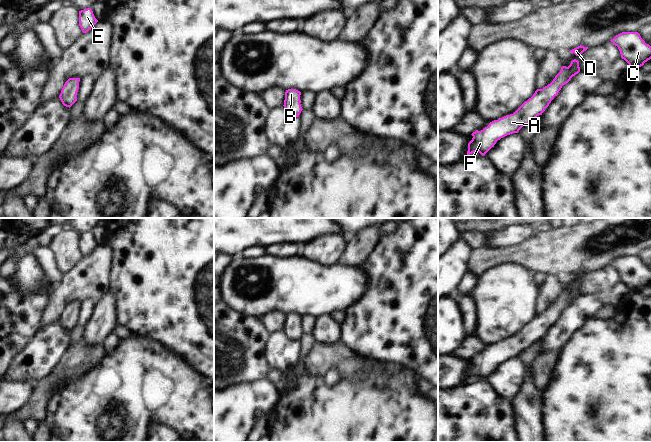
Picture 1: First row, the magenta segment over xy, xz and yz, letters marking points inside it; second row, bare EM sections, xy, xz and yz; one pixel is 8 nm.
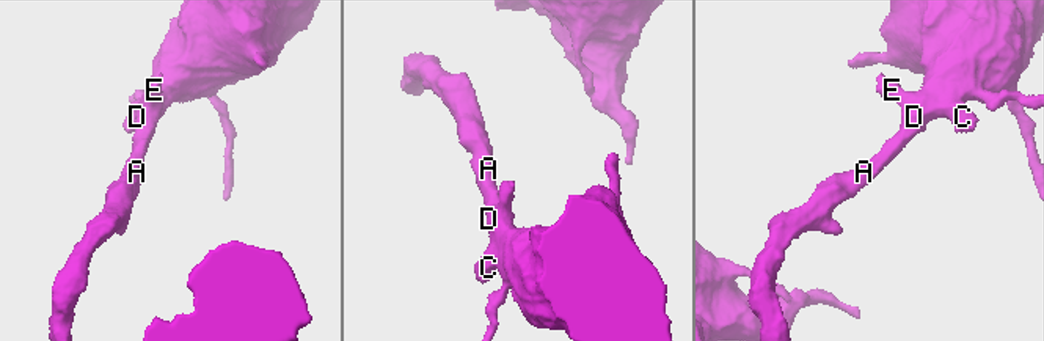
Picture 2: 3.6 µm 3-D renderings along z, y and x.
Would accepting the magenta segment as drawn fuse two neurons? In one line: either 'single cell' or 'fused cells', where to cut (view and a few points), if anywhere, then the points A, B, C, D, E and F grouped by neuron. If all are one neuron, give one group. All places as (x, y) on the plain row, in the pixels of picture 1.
single cell; cut none; groups A B C D E F

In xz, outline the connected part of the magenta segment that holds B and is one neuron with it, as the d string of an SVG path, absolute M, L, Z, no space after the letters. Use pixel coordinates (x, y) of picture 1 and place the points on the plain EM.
M288 313L285 316L284 332L286 336L292 340L299 341L301 335L300 324L301 316L296 313Z

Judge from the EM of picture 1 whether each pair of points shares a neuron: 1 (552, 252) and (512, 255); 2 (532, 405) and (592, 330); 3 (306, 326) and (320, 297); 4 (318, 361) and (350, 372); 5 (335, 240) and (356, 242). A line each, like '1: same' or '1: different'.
1: same
2: different
3: different
4: same
5: different

